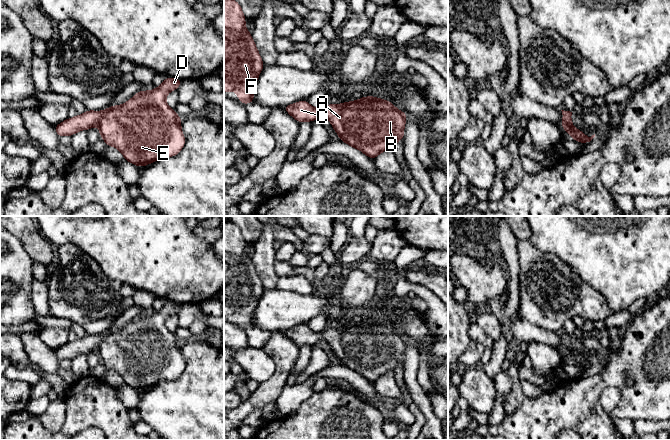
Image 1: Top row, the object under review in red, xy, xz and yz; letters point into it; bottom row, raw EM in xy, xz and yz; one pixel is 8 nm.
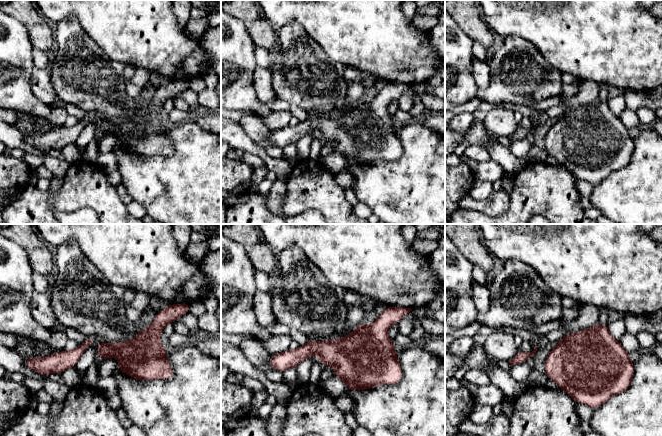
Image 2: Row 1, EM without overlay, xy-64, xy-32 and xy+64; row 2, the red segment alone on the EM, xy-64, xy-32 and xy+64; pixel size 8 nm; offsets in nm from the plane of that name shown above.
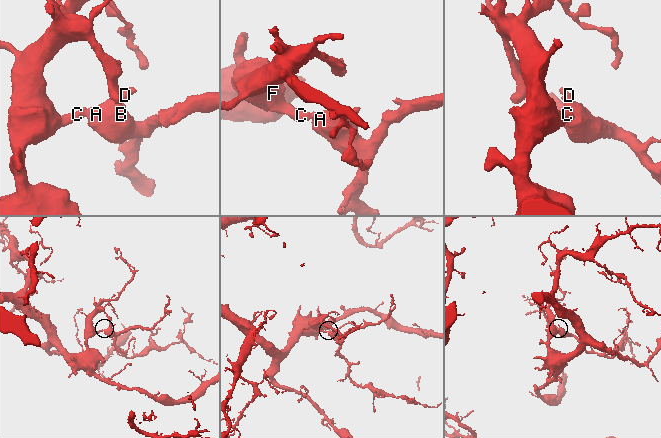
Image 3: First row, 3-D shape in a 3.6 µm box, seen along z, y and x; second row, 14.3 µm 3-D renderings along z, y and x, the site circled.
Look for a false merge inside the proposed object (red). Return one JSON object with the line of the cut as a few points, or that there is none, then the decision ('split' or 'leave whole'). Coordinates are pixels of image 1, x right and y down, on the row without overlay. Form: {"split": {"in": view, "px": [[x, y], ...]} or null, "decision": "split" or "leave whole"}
{"split": null, "decision": "leave whole"}

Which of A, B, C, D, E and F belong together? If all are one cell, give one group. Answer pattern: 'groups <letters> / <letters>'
groups A B C D E F

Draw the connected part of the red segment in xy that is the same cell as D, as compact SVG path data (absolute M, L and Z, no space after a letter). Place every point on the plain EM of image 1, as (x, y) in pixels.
M165 301L164 306L154 314L137 316L122 329L115 329L103 335L86 334L81 339L68 342L54 350L58 361L73 360L78 355L89 354L97 347L101 362L107 370L117 372L125 385L137 391L147 390L160 382L176 380L183 373L186 364L181 353L182 343L175 333L166 327L169 316L180 311L182 303Z

